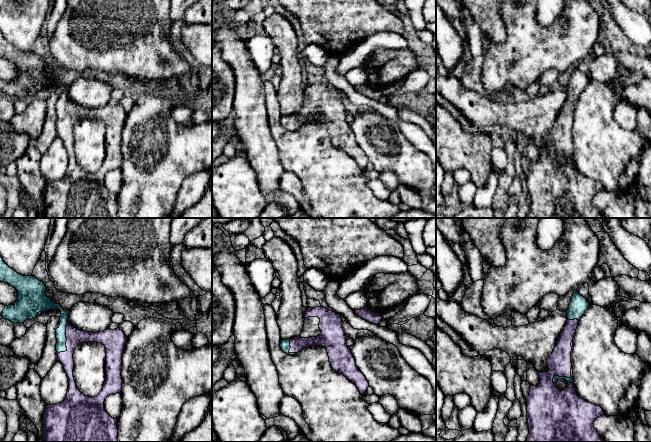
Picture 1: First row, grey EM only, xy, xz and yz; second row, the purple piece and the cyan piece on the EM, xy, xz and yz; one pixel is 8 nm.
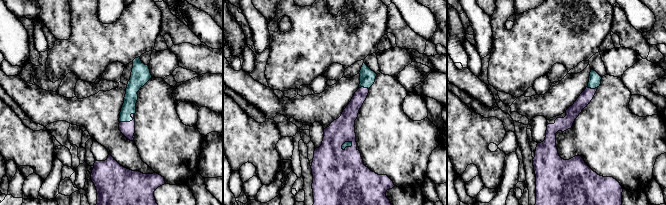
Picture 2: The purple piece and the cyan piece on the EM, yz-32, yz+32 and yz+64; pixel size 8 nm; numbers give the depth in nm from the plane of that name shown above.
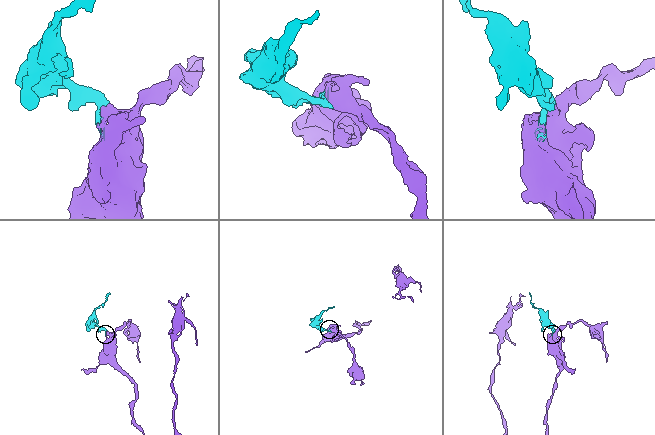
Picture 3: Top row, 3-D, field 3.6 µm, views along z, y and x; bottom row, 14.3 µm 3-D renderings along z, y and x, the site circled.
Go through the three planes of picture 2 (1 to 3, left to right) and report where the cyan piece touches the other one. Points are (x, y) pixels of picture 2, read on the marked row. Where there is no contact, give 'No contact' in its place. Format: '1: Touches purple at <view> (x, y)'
1: Touches purple at yz-32 (128, 122)
2: Touches purple at yz+32 (363, 87)
3: Touches purple at yz+64 (592, 89)

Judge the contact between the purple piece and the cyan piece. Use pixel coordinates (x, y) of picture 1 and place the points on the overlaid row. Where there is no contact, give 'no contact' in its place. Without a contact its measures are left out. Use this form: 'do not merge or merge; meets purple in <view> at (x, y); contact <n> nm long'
merge; meets purple in xy at (67, 340); contact 280 nm long

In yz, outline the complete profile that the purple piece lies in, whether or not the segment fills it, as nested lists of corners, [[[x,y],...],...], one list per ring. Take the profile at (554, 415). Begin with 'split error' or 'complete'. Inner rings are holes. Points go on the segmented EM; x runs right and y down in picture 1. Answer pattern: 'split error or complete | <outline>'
split error | [[[574,290],[568,310],[566,311],[568,320],[558,338],[557,345],[552,354],[547,358],[548,372],[538,372],[540,386],[530,386],[527,401],[527,419],[529,434],[526,442],[607,442],[594,428],[597,418],[604,415],[603,409],[595,404],[585,401],[577,395],[573,383],[573,369],[571,362],[571,351],[573,347],[573,337],[575,335],[578,321],[586,312],[590,302]],[[564,379],[569,386],[564,390],[559,390],[554,386],[554,382]]]

